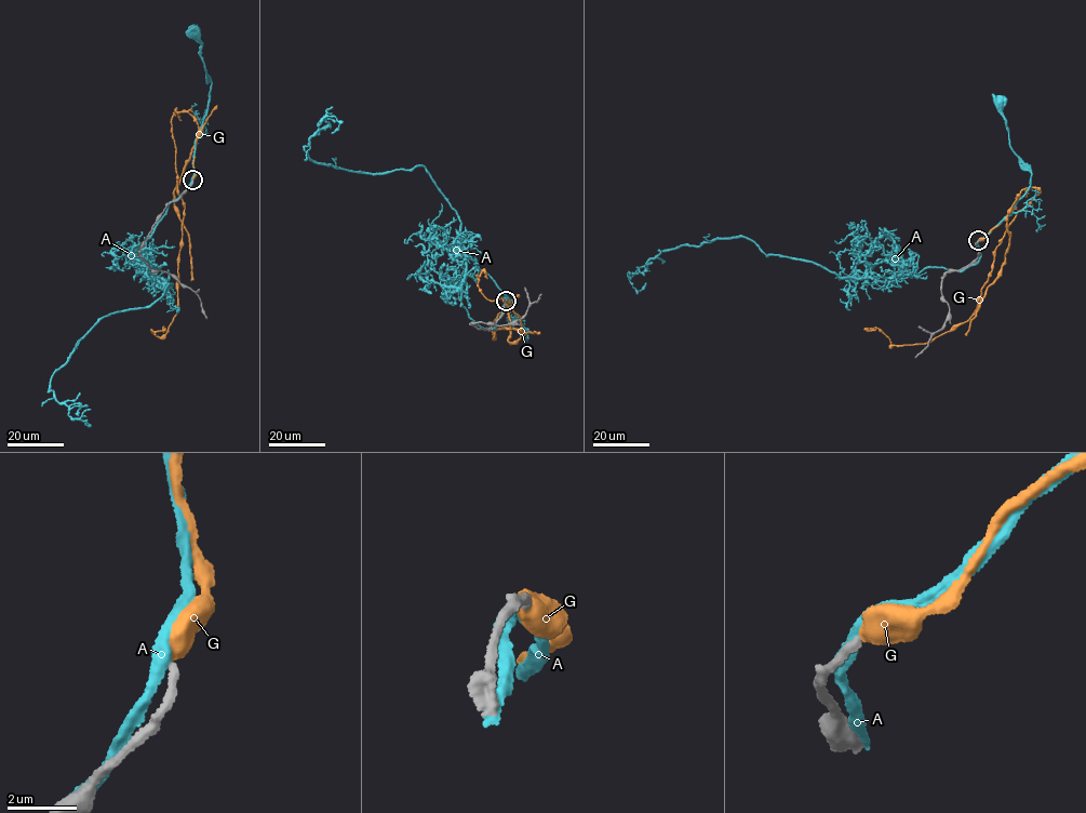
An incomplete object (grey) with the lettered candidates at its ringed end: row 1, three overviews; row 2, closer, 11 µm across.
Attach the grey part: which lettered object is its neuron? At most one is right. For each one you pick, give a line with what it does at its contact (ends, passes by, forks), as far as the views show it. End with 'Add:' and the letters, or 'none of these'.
G: it ends
Add: G

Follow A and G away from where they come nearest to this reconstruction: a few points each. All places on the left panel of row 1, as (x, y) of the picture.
A: (192, 181), (193, 145), (211, 84), (200, 54), (201, 43), (190, 36), (191, 34)
G: (192, 180), (197, 121), (175, 110), (184, 209), (178, 306), (166, 332), (158, 337), (151, 330), (164, 325)

